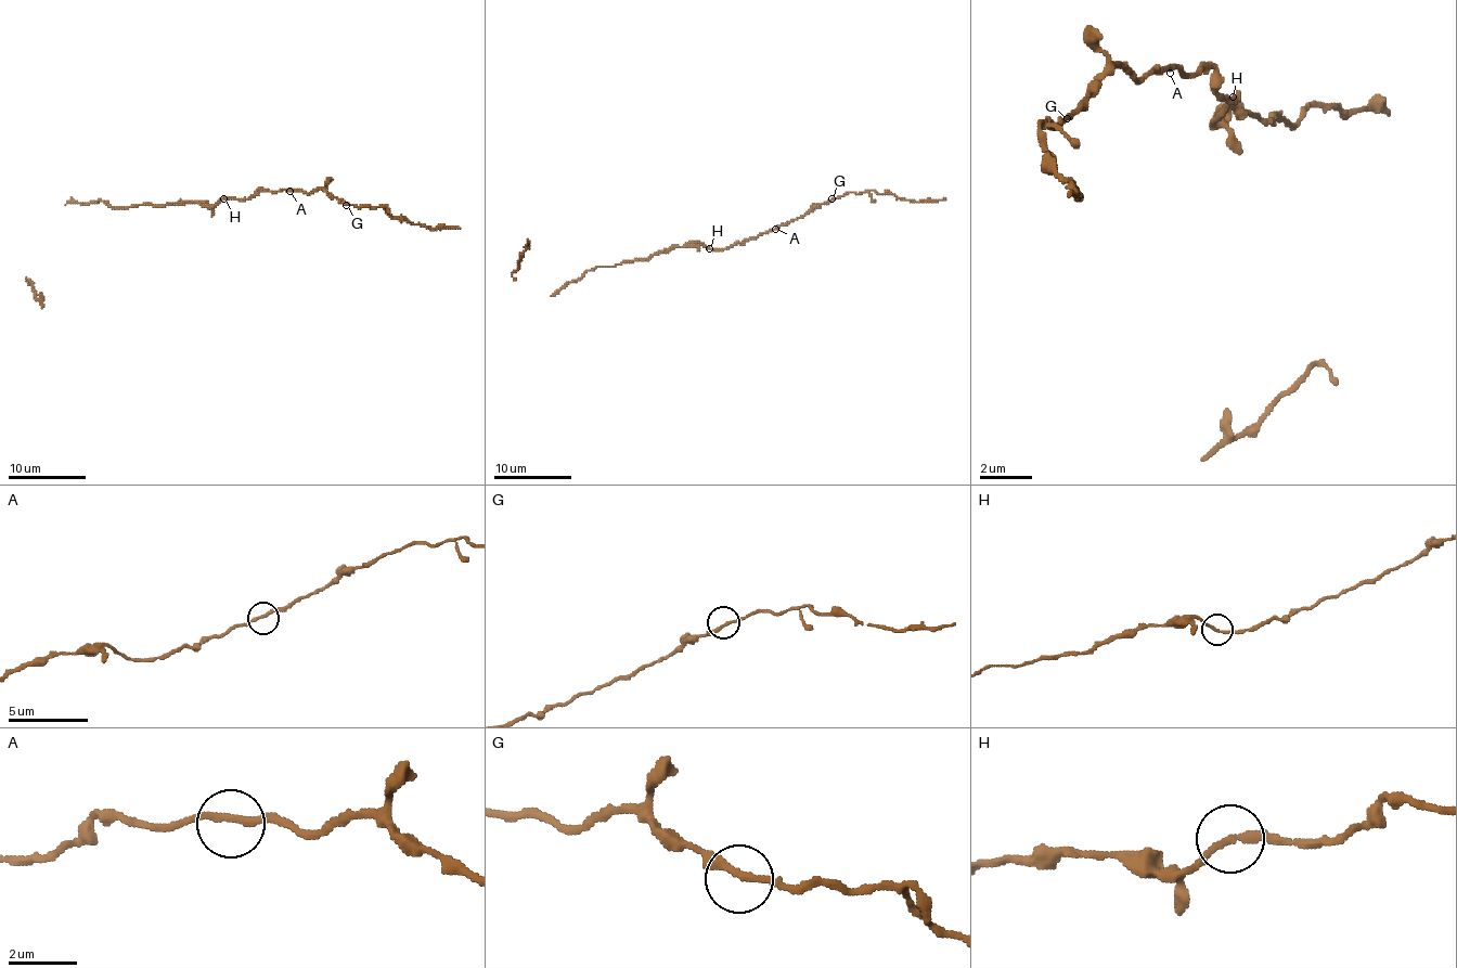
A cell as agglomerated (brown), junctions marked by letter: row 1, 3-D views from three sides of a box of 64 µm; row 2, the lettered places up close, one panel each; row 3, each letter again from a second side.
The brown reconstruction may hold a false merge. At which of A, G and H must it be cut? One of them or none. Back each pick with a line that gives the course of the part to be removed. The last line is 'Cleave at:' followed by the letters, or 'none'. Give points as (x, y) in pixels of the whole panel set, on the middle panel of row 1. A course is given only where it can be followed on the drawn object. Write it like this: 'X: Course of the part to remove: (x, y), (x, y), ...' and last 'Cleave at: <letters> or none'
Cleave at: H

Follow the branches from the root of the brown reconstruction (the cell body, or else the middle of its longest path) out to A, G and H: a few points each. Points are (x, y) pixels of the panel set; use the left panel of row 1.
A: (209, 205), (218, 205), (223, 198), (247, 198), (260, 191), (289, 191)
G: (209, 205), (284, 189), (306, 193), (323, 189), (346, 205)
H: (209, 205), (218, 205), (223, 198)

